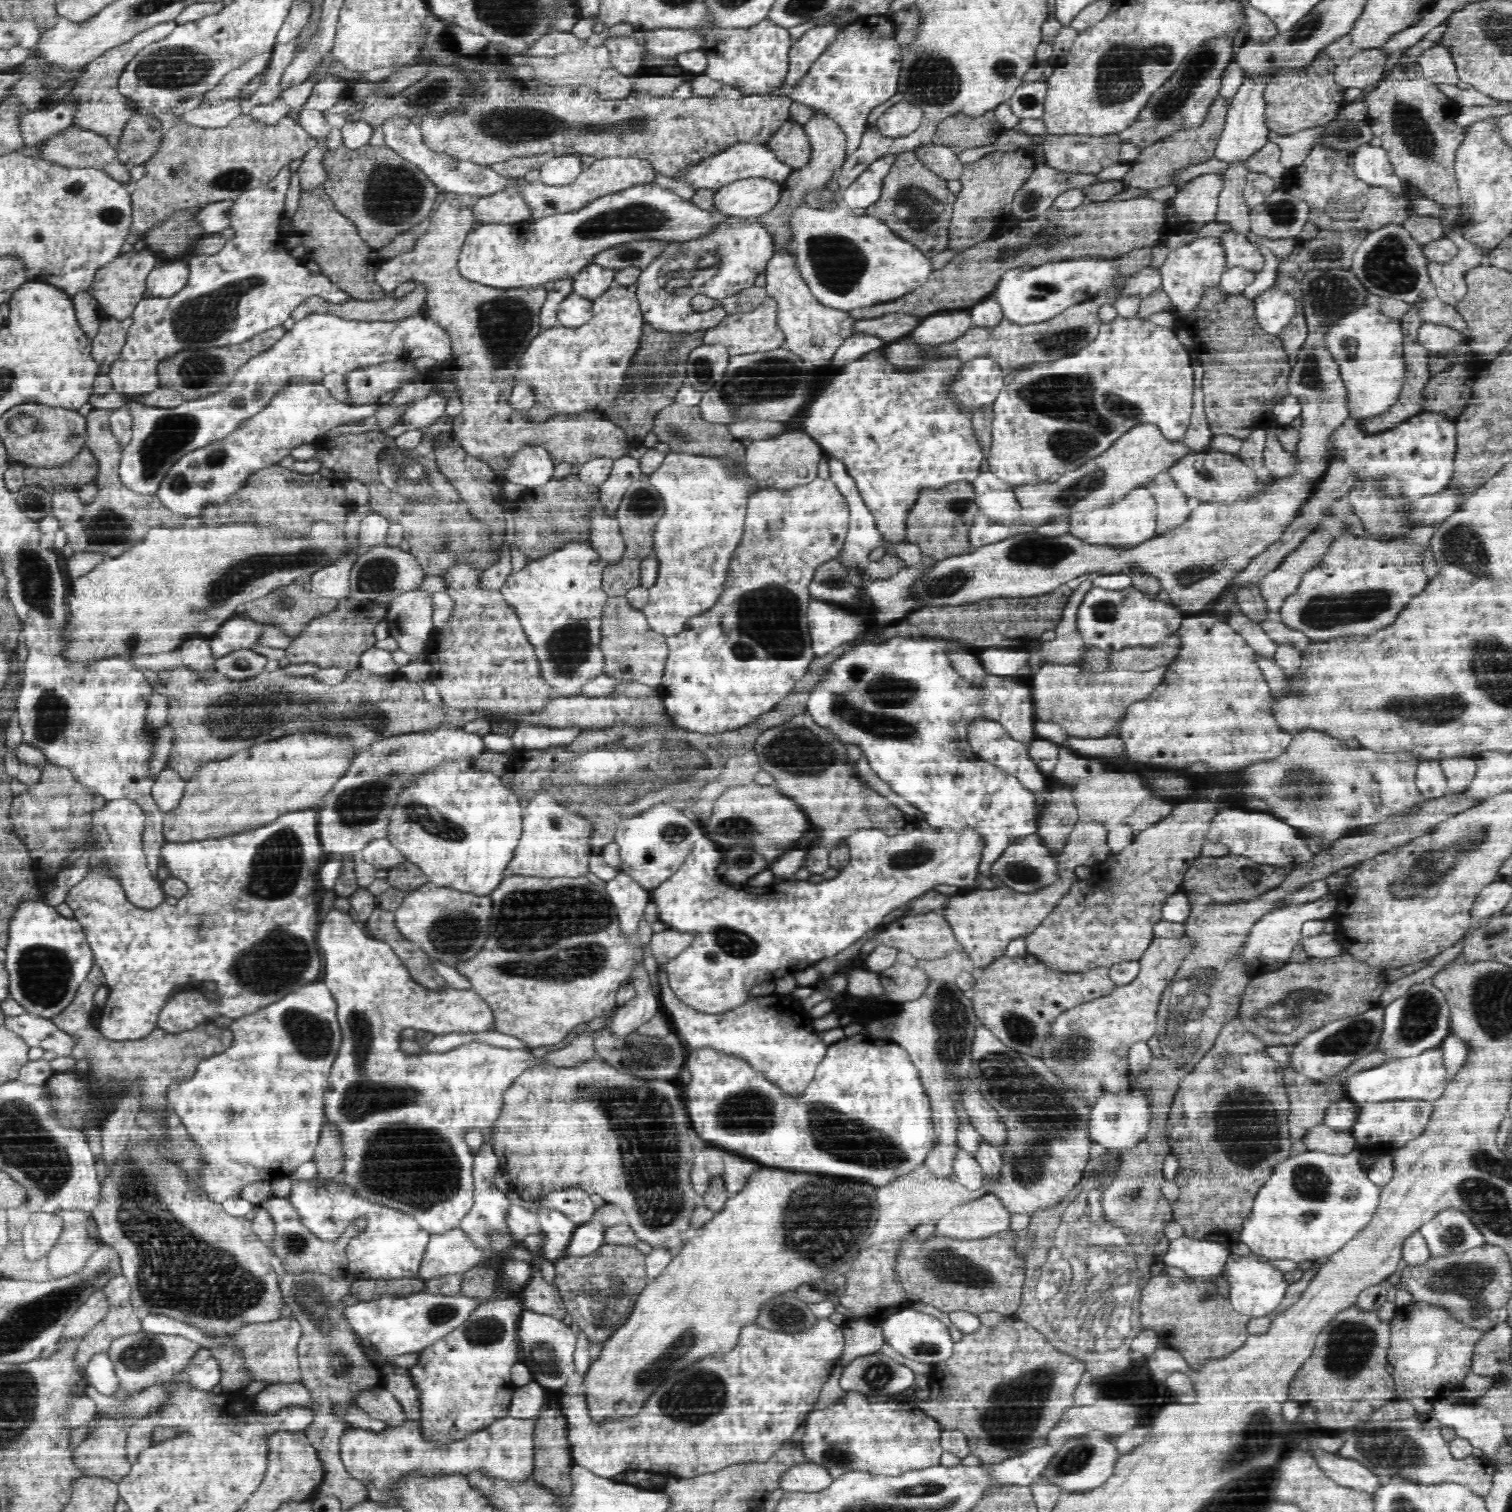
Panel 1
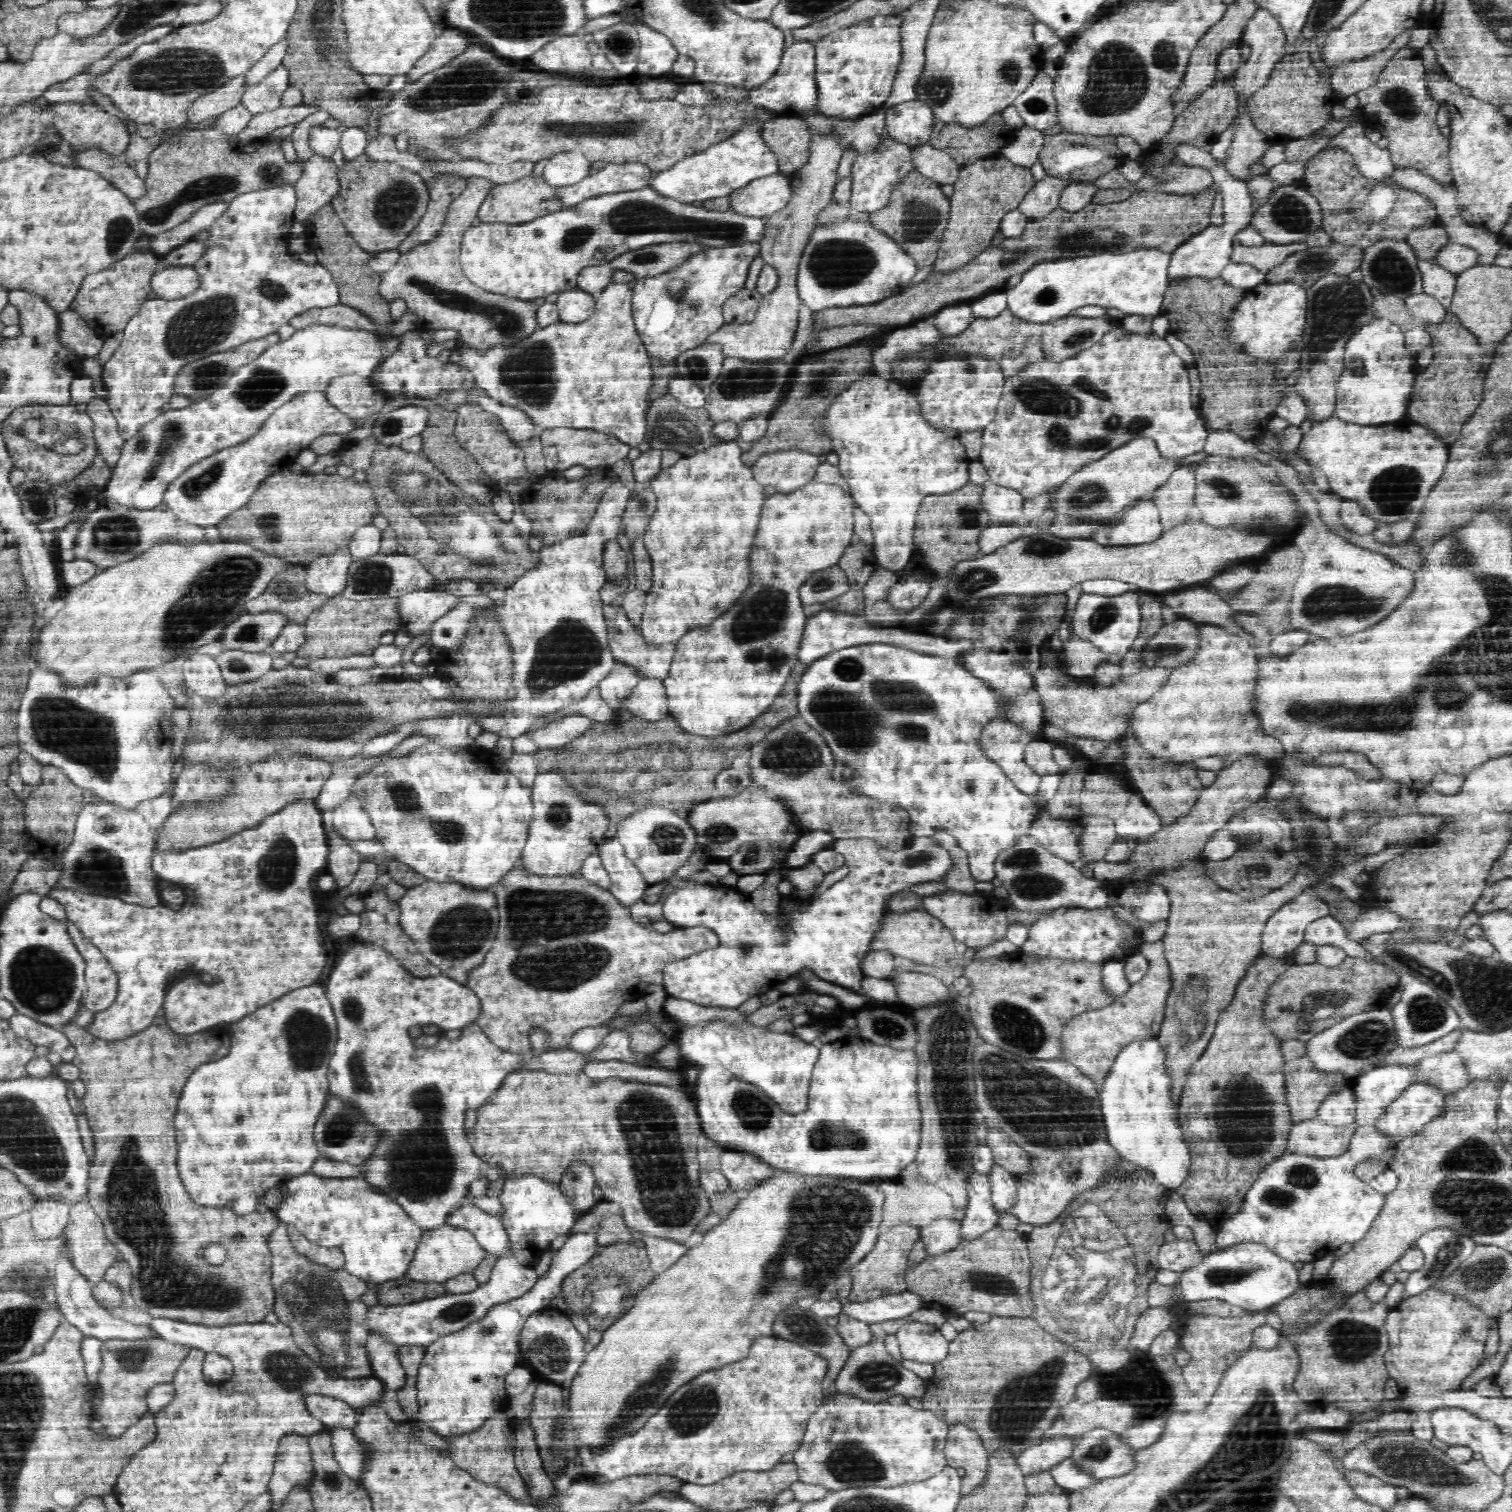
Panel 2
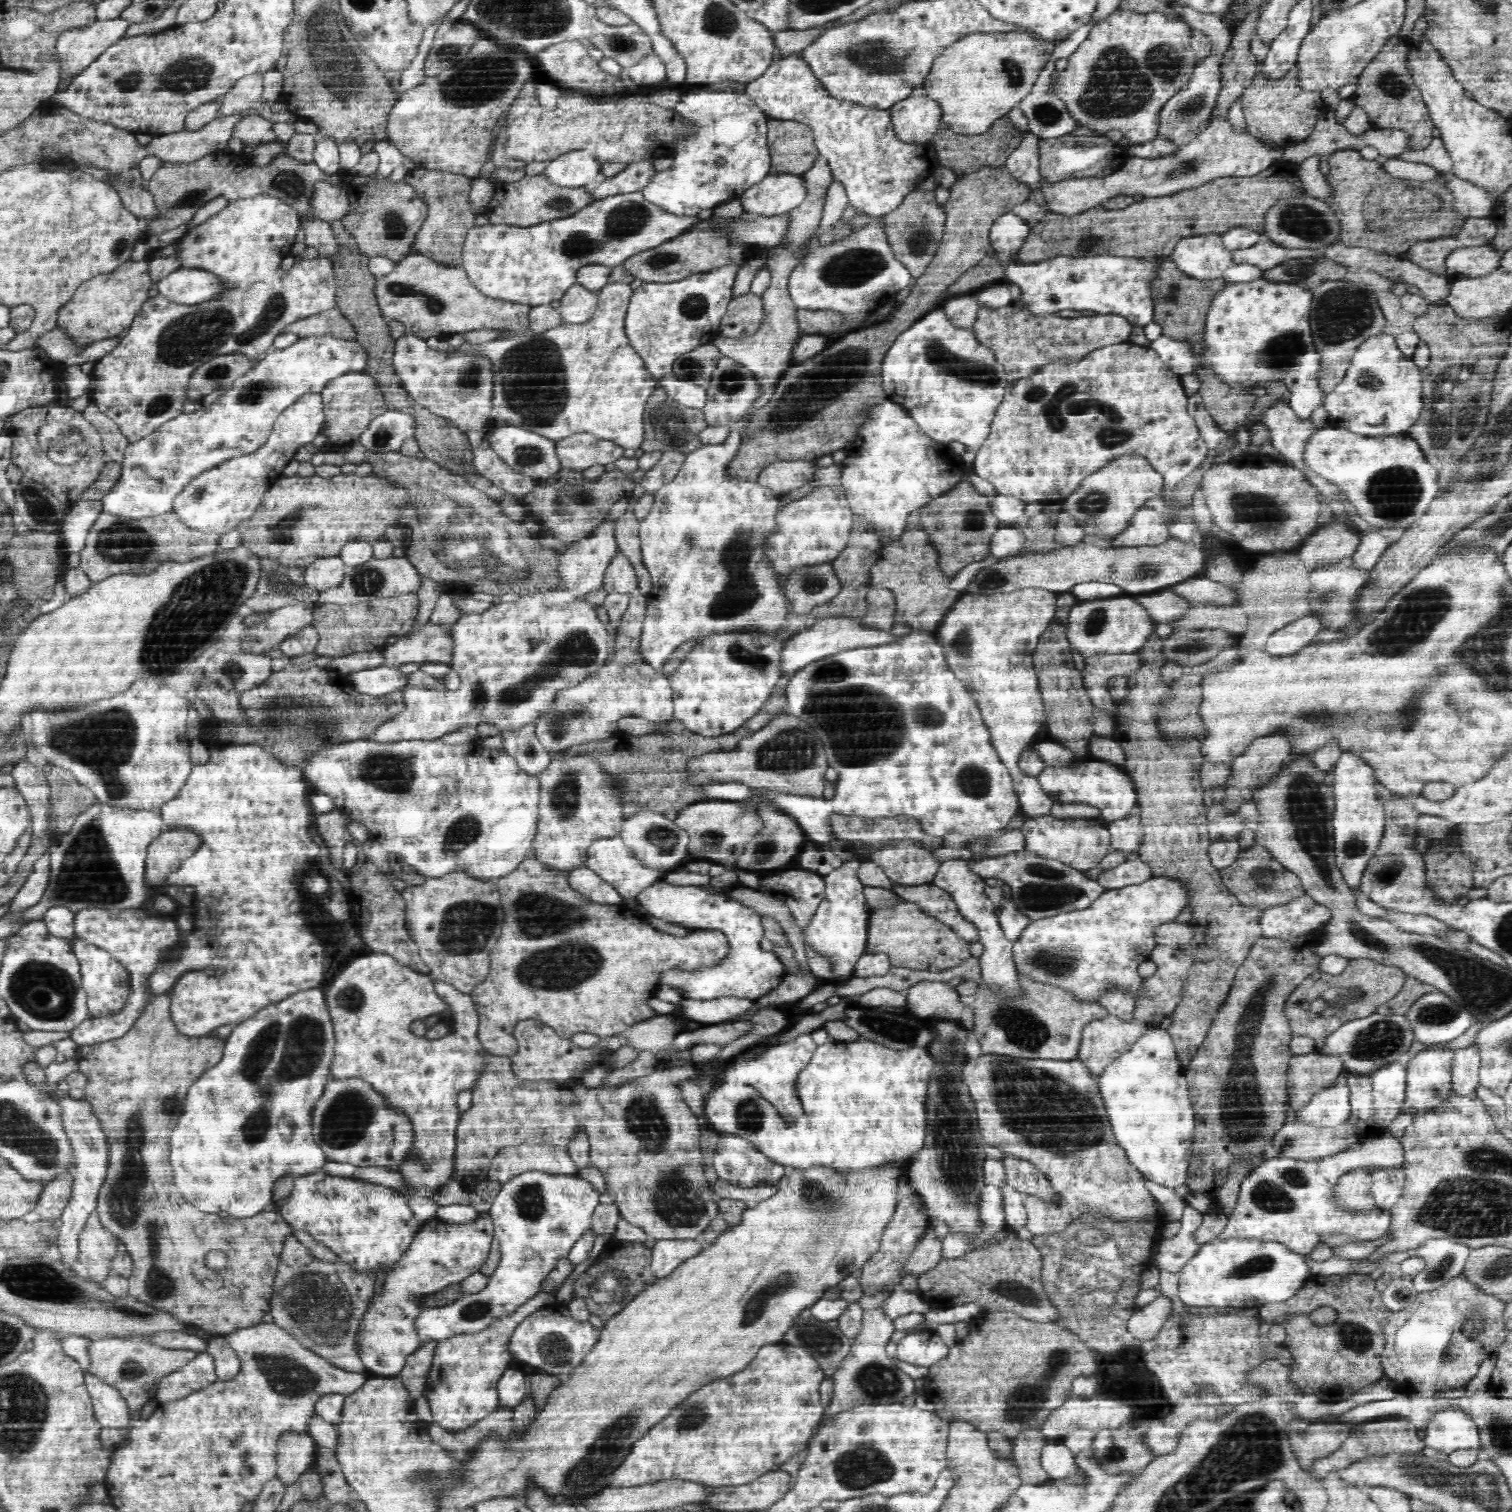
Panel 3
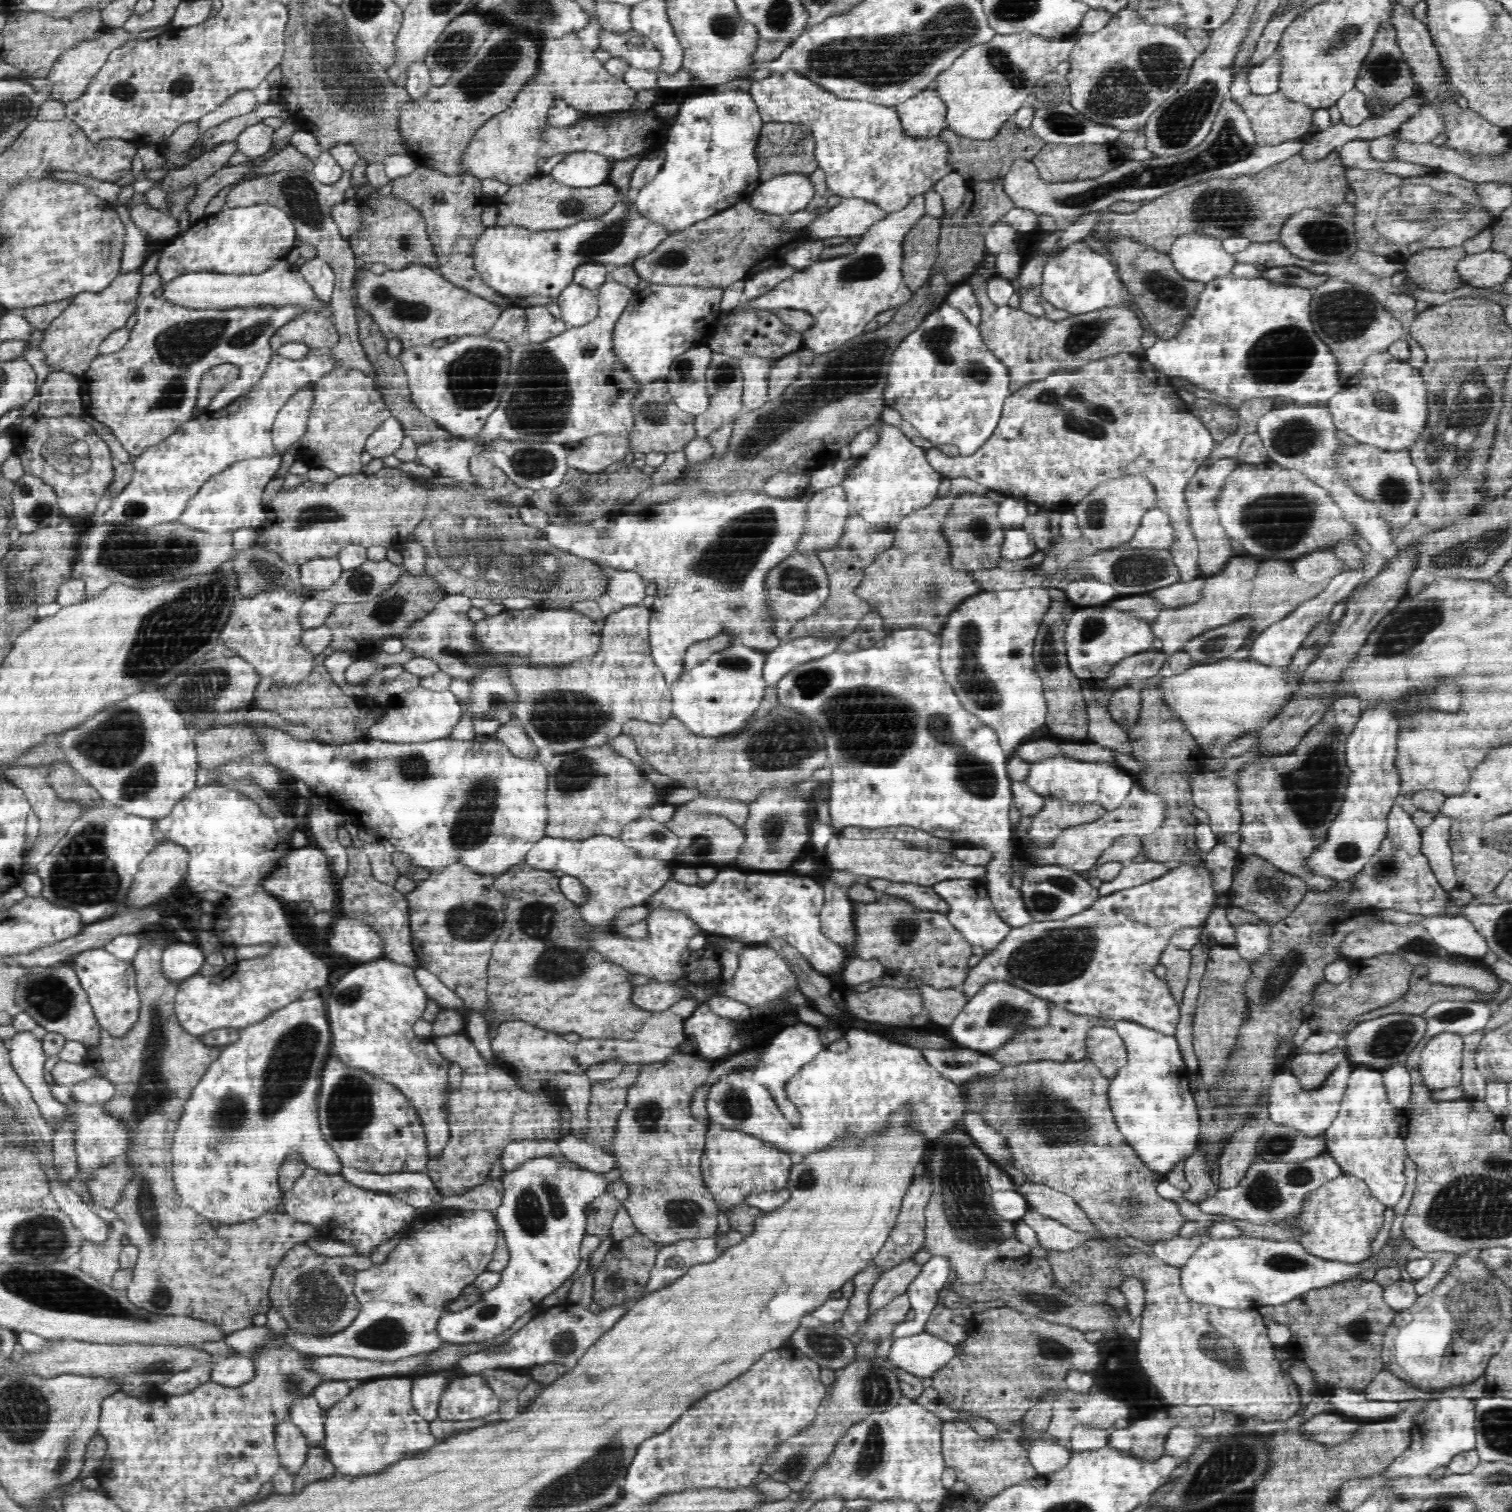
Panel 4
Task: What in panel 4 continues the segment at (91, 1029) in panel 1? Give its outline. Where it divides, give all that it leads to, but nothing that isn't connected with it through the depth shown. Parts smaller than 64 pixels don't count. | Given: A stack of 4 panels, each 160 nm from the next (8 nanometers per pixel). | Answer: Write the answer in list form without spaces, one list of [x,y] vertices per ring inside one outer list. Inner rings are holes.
[[[149,933],[148,942],[132,963],[140,999],[138,1018],[122,1036],[100,1035],[94,1046],[87,1047],[87,1054],[81,1061],[83,1066],[90,1066],[94,1076],[110,1083],[110,1097],[100,1102],[99,1106],[110,1118],[122,1123],[122,1128],[126,1131],[126,1150],[122,1154],[122,1160],[126,1163],[127,1180],[120,1190],[119,1200],[110,1206],[118,1222],[122,1223],[129,1244],[138,1249],[132,1281],[125,1294],[140,1308],[160,1314],[184,1314],[212,1327],[218,1327],[218,1331],[228,1336],[256,1326],[254,1316],[267,1314],[271,1309],[269,1294],[277,1266],[286,1252],[296,1244],[305,1242],[316,1232],[312,1225],[299,1223],[286,1213],[278,1211],[264,1213],[246,1222],[222,1224],[214,1228],[205,1216],[180,1204],[179,1196],[174,1192],[170,1144],[186,1100],[190,1098],[194,1086],[206,1074],[208,1067],[220,1057],[223,1046],[208,1045],[199,1037],[182,1030],[174,1010],[178,984],[165,980],[160,973],[165,942],[162,942],[162,938],[154,937],[152,933]],[[184,1208],[188,1216],[180,1214]]]

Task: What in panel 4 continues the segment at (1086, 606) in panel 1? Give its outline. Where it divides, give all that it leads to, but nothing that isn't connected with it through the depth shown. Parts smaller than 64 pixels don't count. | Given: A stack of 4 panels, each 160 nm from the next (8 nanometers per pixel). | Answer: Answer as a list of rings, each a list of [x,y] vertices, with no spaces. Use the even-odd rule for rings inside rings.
[[[1113,606],[1078,608],[1073,610],[1065,630],[1069,668],[1080,679],[1103,678],[1116,660],[1151,650],[1156,637],[1150,621],[1138,617],[1134,611],[1124,612]]]

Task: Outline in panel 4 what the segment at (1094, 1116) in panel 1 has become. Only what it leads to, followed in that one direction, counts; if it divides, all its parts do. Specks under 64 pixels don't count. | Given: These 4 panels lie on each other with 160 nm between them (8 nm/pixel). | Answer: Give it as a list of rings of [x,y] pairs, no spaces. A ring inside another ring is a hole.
[[[1123,1018],[1116,1019],[1115,1028],[1125,1040],[1128,1058],[1108,1084],[1110,1108],[1138,1162],[1154,1172],[1158,1181],[1166,1180],[1180,1162],[1186,1162],[1197,1150],[1199,1118],[1191,1091],[1192,1071],[1184,1063],[1175,1035],[1166,1036],[1136,1020]]]

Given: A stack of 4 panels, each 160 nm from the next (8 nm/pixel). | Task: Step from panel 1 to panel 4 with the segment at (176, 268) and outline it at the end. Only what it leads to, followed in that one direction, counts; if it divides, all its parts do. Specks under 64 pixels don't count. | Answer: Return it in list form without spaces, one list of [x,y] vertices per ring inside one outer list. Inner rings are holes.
[[[287,258],[278,261],[261,275],[225,275],[216,272],[185,272],[176,277],[166,278],[161,284],[163,297],[174,304],[196,309],[226,309],[242,304],[310,304],[314,300],[311,288],[299,271],[299,262],[290,262]]]

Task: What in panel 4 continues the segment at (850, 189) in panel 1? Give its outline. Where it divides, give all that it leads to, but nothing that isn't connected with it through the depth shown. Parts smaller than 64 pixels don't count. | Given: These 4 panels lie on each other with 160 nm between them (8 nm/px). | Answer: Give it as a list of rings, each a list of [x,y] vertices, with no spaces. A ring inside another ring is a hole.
[[[797,69],[770,71],[769,76],[762,80],[752,79],[749,94],[765,122],[804,124],[813,132],[815,156],[819,167],[826,172],[827,186],[831,192],[843,198],[865,200],[886,214],[900,212],[914,196],[932,189],[936,180],[951,171],[946,162],[946,143],[942,143],[938,137],[912,139],[904,135],[894,107],[857,99],[842,99]]]

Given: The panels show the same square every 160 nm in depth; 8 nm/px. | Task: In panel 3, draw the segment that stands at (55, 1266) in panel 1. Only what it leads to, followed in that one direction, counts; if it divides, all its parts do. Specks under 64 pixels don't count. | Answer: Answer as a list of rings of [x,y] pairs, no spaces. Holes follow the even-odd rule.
[[[95,1210],[90,1212],[78,1234],[79,1261],[100,1284],[110,1274],[112,1259],[119,1254],[118,1239],[106,1231]]]

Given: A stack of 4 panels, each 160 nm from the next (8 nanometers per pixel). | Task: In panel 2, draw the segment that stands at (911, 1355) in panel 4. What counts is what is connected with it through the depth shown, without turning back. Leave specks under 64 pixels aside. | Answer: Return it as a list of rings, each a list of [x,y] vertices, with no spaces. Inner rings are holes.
[[[906,1320],[895,1335],[901,1356],[906,1360],[937,1363],[949,1353],[949,1341],[934,1324]]]

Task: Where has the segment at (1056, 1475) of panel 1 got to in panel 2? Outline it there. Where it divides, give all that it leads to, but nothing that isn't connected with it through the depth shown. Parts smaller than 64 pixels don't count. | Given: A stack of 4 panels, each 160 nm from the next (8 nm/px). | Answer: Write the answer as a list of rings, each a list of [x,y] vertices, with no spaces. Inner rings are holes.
[[[1094,1428],[1074,1438],[1074,1446],[1066,1460],[1072,1468],[1098,1482],[1130,1472],[1133,1451],[1121,1435]]]

